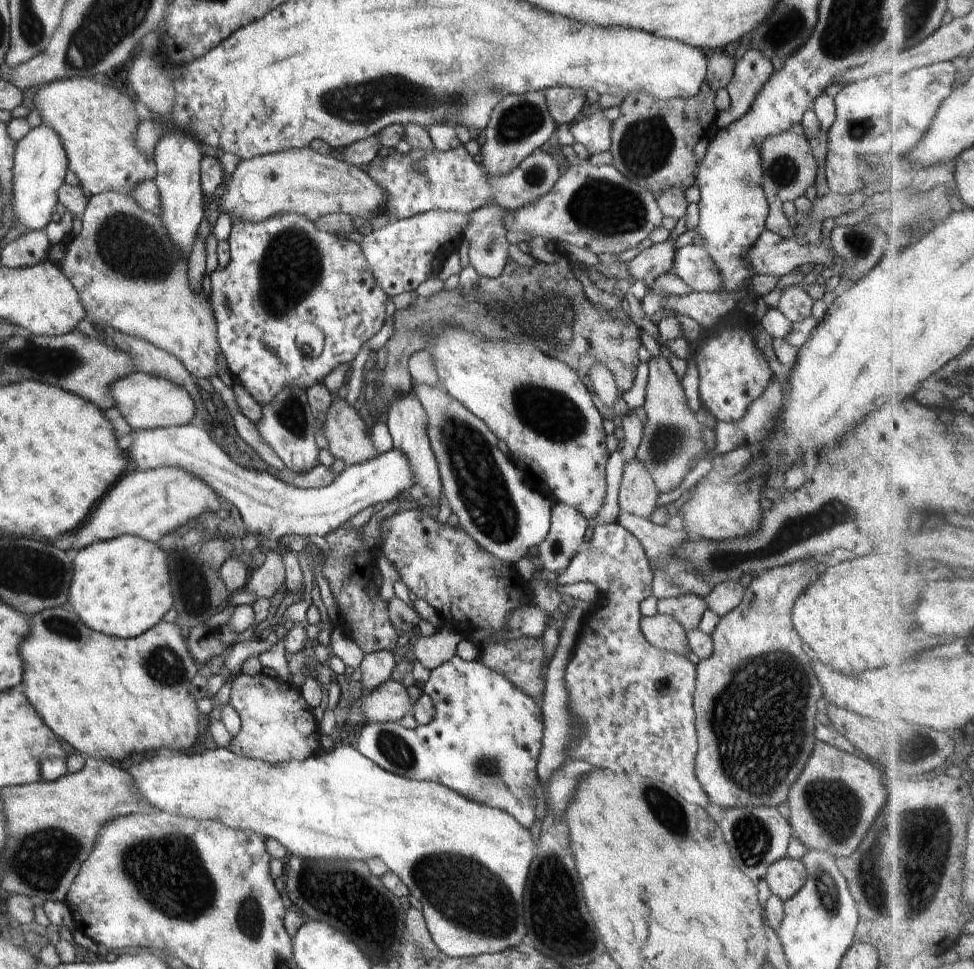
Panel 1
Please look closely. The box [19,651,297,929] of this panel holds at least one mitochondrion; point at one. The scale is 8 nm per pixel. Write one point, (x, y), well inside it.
(162, 871)

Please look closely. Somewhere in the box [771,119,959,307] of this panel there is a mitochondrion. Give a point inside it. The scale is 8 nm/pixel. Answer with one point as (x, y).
(859, 241)

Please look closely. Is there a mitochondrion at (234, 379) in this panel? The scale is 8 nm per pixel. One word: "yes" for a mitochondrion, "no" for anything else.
no

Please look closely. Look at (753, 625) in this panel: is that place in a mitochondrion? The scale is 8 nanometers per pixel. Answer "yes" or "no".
no

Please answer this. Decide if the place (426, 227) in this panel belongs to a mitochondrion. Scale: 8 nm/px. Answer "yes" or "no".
no

